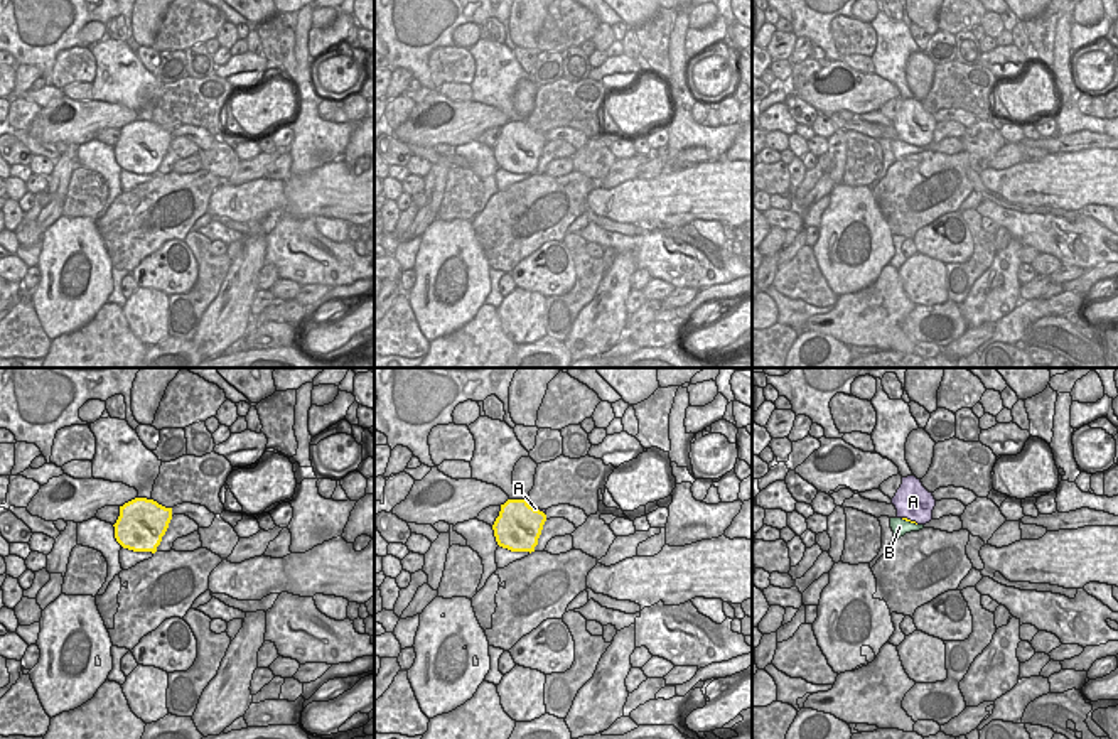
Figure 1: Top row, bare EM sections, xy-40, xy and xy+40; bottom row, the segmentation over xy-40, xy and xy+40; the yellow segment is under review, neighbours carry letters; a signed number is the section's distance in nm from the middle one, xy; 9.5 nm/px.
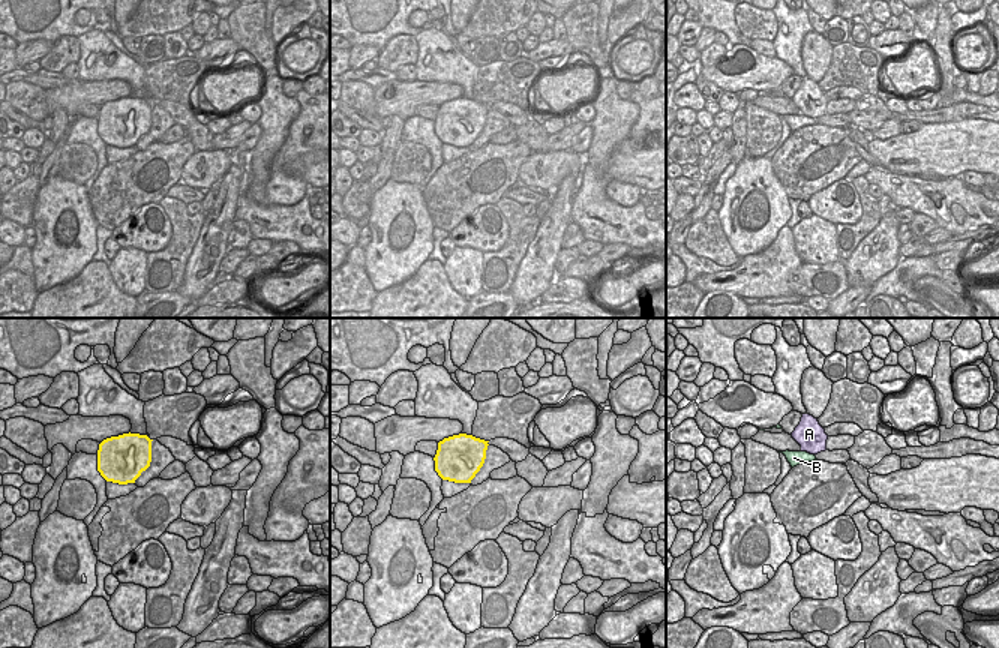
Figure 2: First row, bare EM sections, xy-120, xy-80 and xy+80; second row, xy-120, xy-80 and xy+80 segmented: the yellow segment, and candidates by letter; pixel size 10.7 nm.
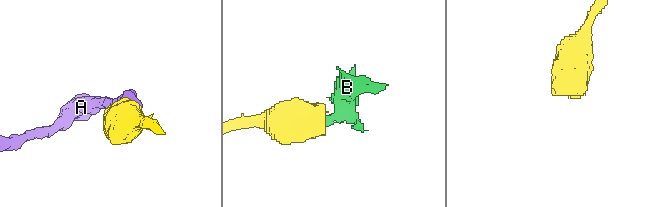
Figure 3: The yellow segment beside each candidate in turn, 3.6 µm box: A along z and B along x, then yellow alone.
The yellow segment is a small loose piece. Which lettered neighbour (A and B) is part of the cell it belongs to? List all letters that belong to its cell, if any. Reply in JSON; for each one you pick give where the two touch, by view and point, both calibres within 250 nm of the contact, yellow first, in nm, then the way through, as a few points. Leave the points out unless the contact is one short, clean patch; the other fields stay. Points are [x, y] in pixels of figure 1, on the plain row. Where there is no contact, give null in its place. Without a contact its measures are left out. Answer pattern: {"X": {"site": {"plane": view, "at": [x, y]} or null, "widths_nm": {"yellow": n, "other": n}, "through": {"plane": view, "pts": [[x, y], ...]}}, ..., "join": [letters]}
{"A": {"site": {"plane": "xy+40", "at": [909, 142]}, "widths_nm": {"yellow": 30, "other": 340}, "through": {"plane": "xy+40", "pts": [[902, 140], [909, 142], [913, 124]]}}, "join": ["A"]}

